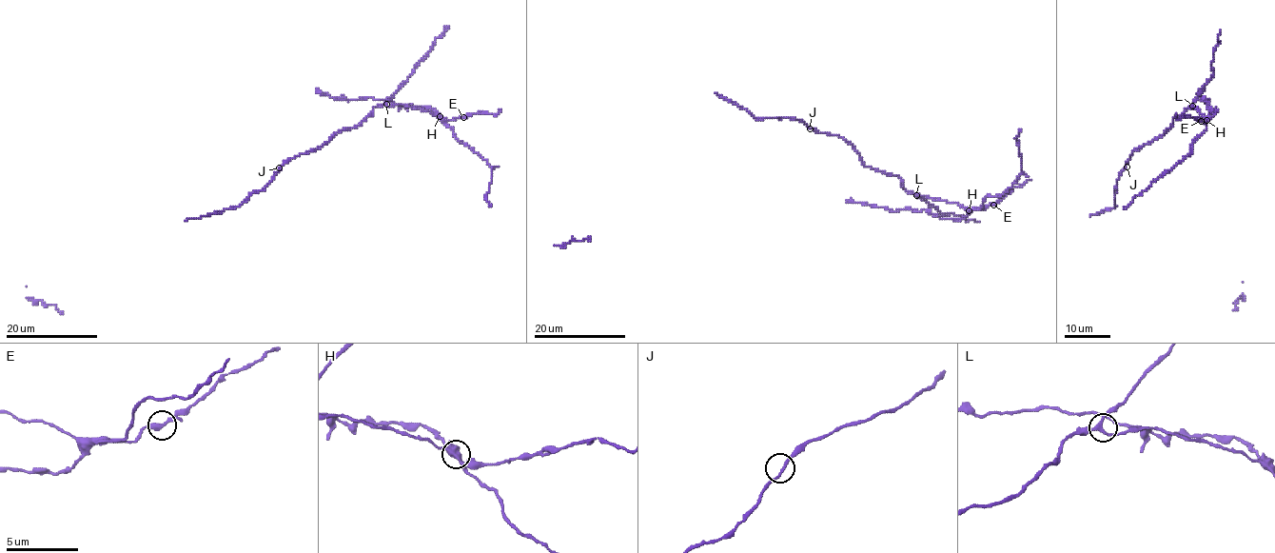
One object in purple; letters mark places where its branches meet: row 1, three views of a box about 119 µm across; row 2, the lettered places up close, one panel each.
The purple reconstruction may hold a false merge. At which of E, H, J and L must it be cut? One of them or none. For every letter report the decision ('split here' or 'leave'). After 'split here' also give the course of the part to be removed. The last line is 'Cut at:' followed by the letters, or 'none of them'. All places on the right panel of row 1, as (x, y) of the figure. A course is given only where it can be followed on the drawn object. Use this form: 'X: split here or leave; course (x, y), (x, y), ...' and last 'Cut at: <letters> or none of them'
E: leave
H: split here; course (1206, 119), (1206, 129), (1192, 144), (1191, 150), (1123, 207)
J: leave
L: leave
Cut at: H

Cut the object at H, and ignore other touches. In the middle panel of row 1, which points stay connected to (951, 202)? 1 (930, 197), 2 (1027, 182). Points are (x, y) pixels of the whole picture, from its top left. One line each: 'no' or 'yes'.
1: yes
2: yes

